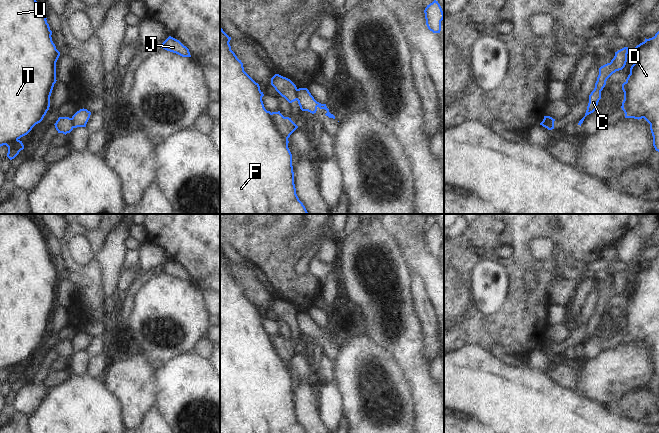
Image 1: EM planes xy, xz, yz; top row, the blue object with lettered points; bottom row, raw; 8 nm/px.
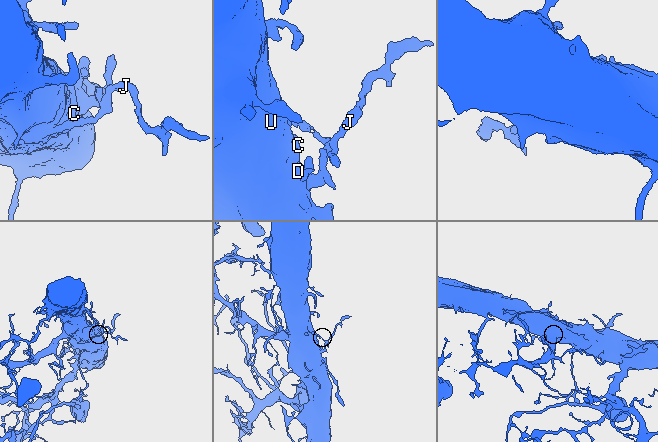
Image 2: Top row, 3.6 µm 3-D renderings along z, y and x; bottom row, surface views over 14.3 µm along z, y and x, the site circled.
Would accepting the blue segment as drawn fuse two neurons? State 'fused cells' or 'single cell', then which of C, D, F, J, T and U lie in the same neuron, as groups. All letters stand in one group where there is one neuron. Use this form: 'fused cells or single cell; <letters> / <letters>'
fused cells; C / D F J T U

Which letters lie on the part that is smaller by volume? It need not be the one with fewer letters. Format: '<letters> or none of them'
C

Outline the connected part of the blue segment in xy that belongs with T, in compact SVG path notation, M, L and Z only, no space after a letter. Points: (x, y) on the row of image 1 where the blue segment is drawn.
M0 0L0 147L27 135L32 128L40 123L50 107L50 96L56 83L56 62L60 52L52 41L52 31L36 0Z

